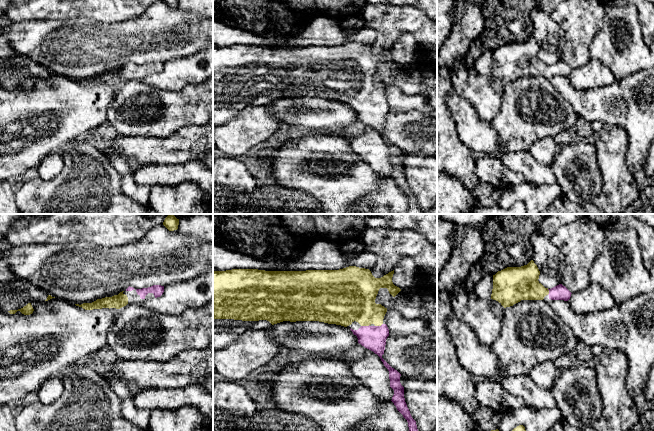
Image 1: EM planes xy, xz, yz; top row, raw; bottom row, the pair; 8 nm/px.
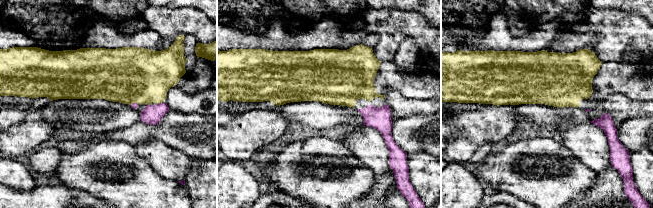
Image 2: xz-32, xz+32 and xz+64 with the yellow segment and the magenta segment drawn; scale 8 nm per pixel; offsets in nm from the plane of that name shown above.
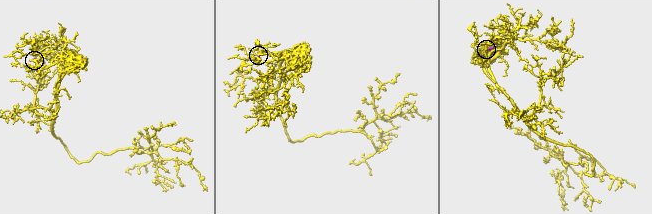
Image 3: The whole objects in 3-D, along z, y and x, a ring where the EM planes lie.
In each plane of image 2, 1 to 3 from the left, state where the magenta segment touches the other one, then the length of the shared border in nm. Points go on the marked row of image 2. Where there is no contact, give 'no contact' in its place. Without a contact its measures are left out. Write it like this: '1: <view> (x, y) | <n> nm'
1: xz-32 (158, 103) | 60 nm
2: no contact
3: no contact

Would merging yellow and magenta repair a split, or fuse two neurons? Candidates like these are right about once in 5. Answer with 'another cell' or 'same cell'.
same cell

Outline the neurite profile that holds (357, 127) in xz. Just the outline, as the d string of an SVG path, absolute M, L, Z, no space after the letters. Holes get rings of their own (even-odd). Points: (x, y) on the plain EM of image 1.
M356 119L352 124L347 127L343 127L342 130L336 135L337 137L352 138L358 134L361 134L369 125L365 124L359 119Z

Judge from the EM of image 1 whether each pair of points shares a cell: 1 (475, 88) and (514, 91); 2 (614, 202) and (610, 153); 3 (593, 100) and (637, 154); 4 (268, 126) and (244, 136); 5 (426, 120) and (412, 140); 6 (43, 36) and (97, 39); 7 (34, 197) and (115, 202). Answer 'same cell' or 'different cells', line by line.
1: different cells
2: same cell
3: same cell
4: same cell
5: same cell
6: same cell
7: same cell

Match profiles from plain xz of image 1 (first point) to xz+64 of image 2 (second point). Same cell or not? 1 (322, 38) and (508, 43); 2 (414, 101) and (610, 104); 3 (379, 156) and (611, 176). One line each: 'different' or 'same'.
1: same
2: same
3: different

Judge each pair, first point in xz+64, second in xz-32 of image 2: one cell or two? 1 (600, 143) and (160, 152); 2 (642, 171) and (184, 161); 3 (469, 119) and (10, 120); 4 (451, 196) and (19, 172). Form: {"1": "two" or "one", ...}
{"1": "one", "2": "two", "3": "two", "4": "one"}

